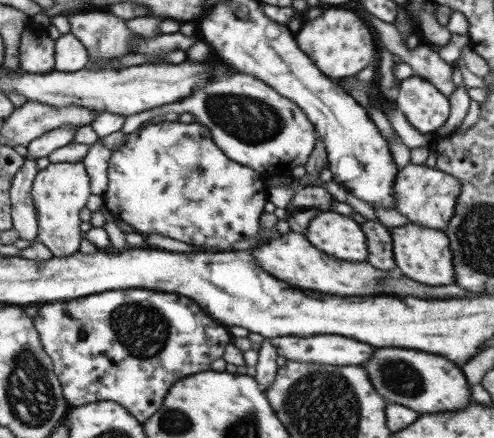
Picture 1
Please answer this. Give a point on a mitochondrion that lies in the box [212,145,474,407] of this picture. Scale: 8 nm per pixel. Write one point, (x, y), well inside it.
(409, 382)

